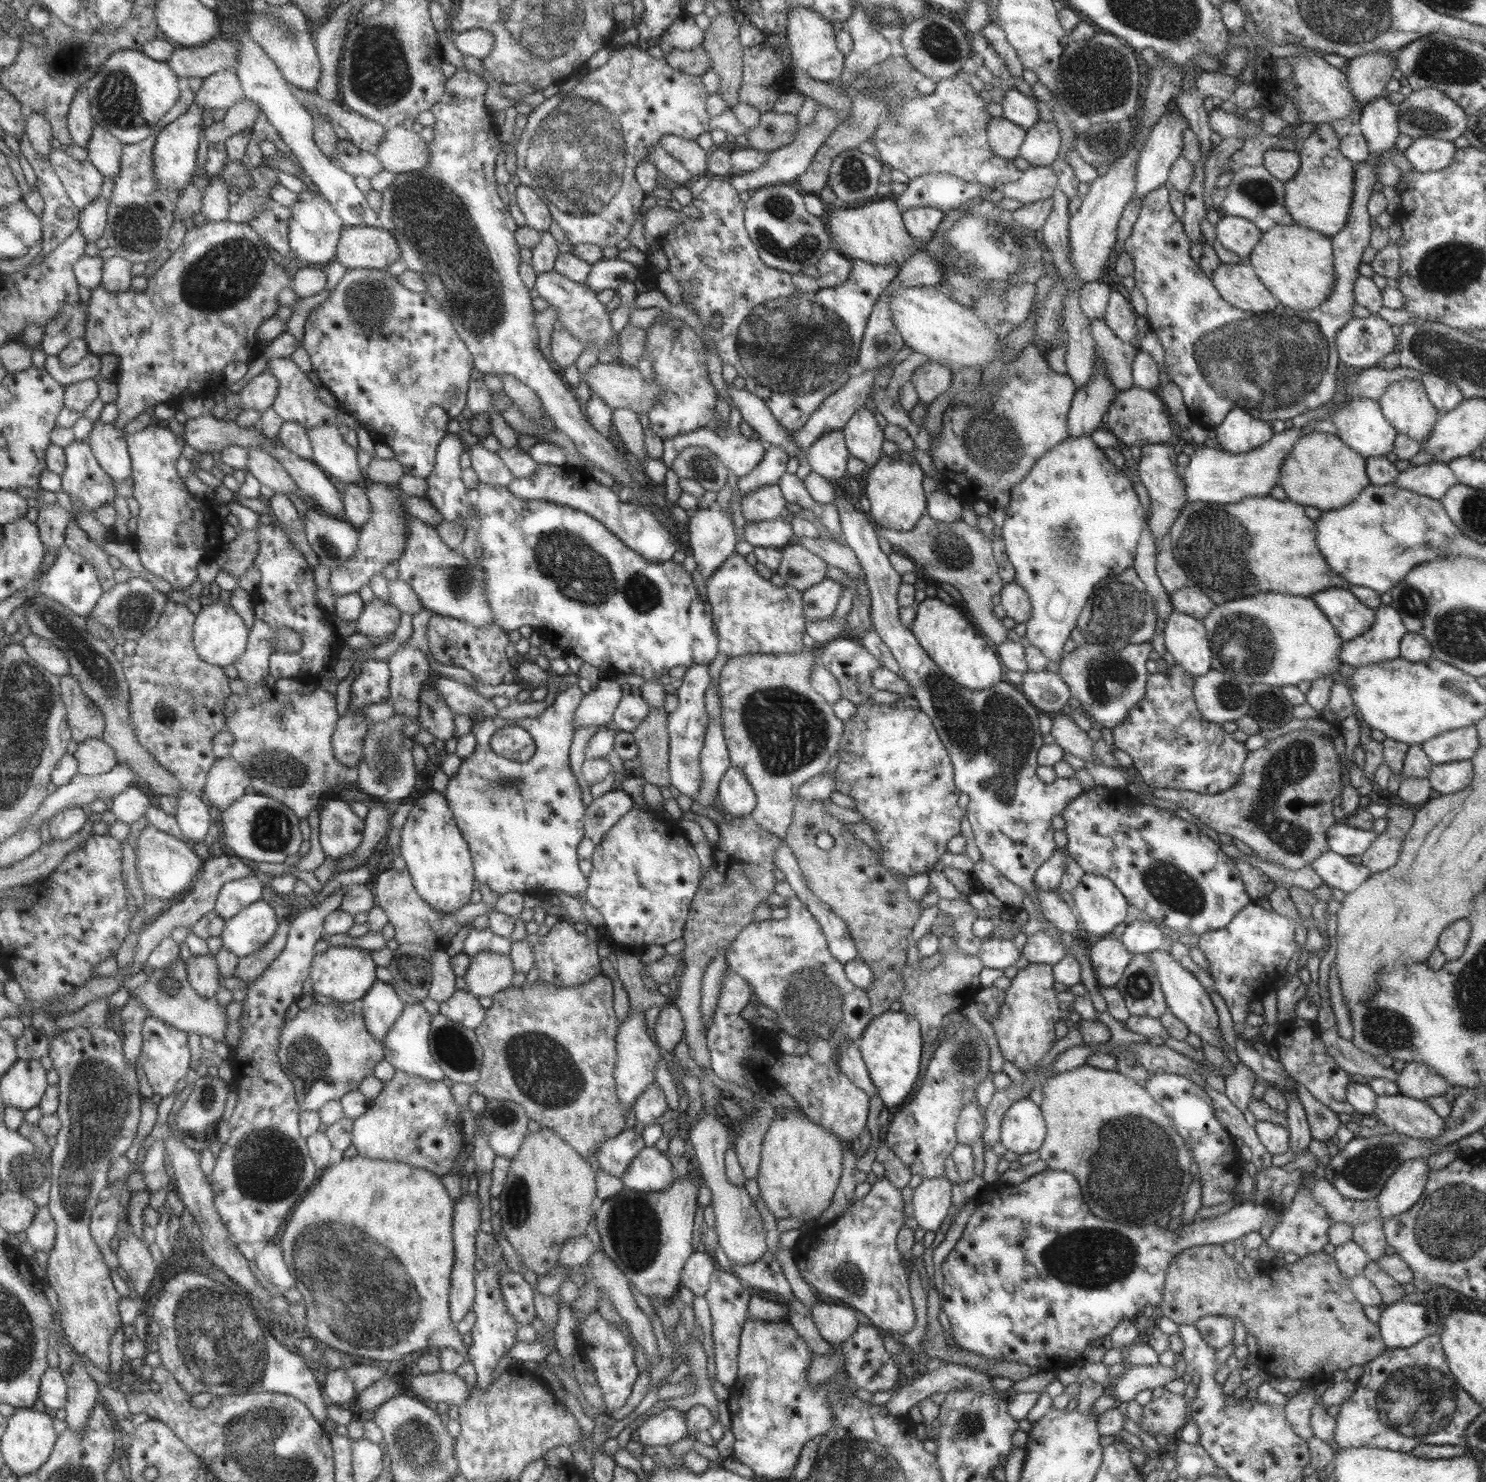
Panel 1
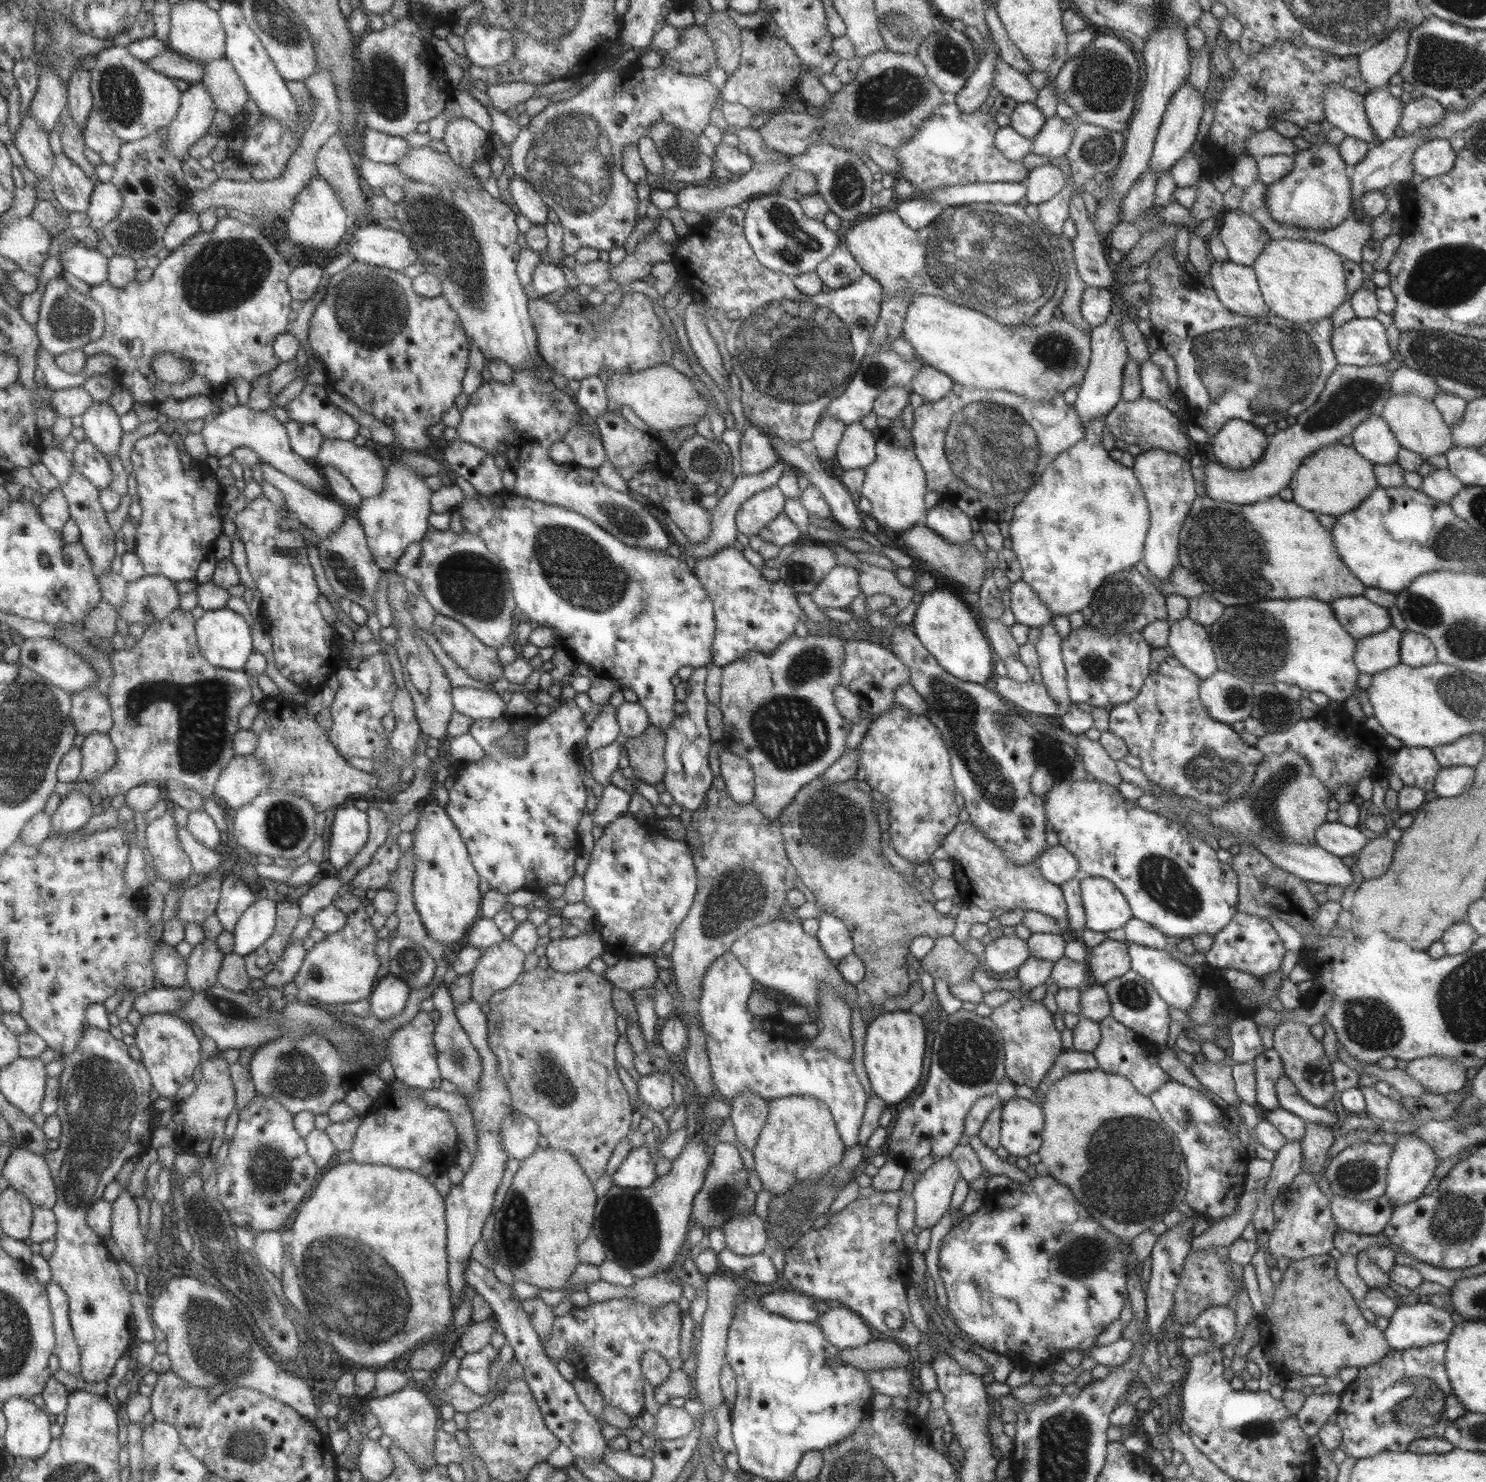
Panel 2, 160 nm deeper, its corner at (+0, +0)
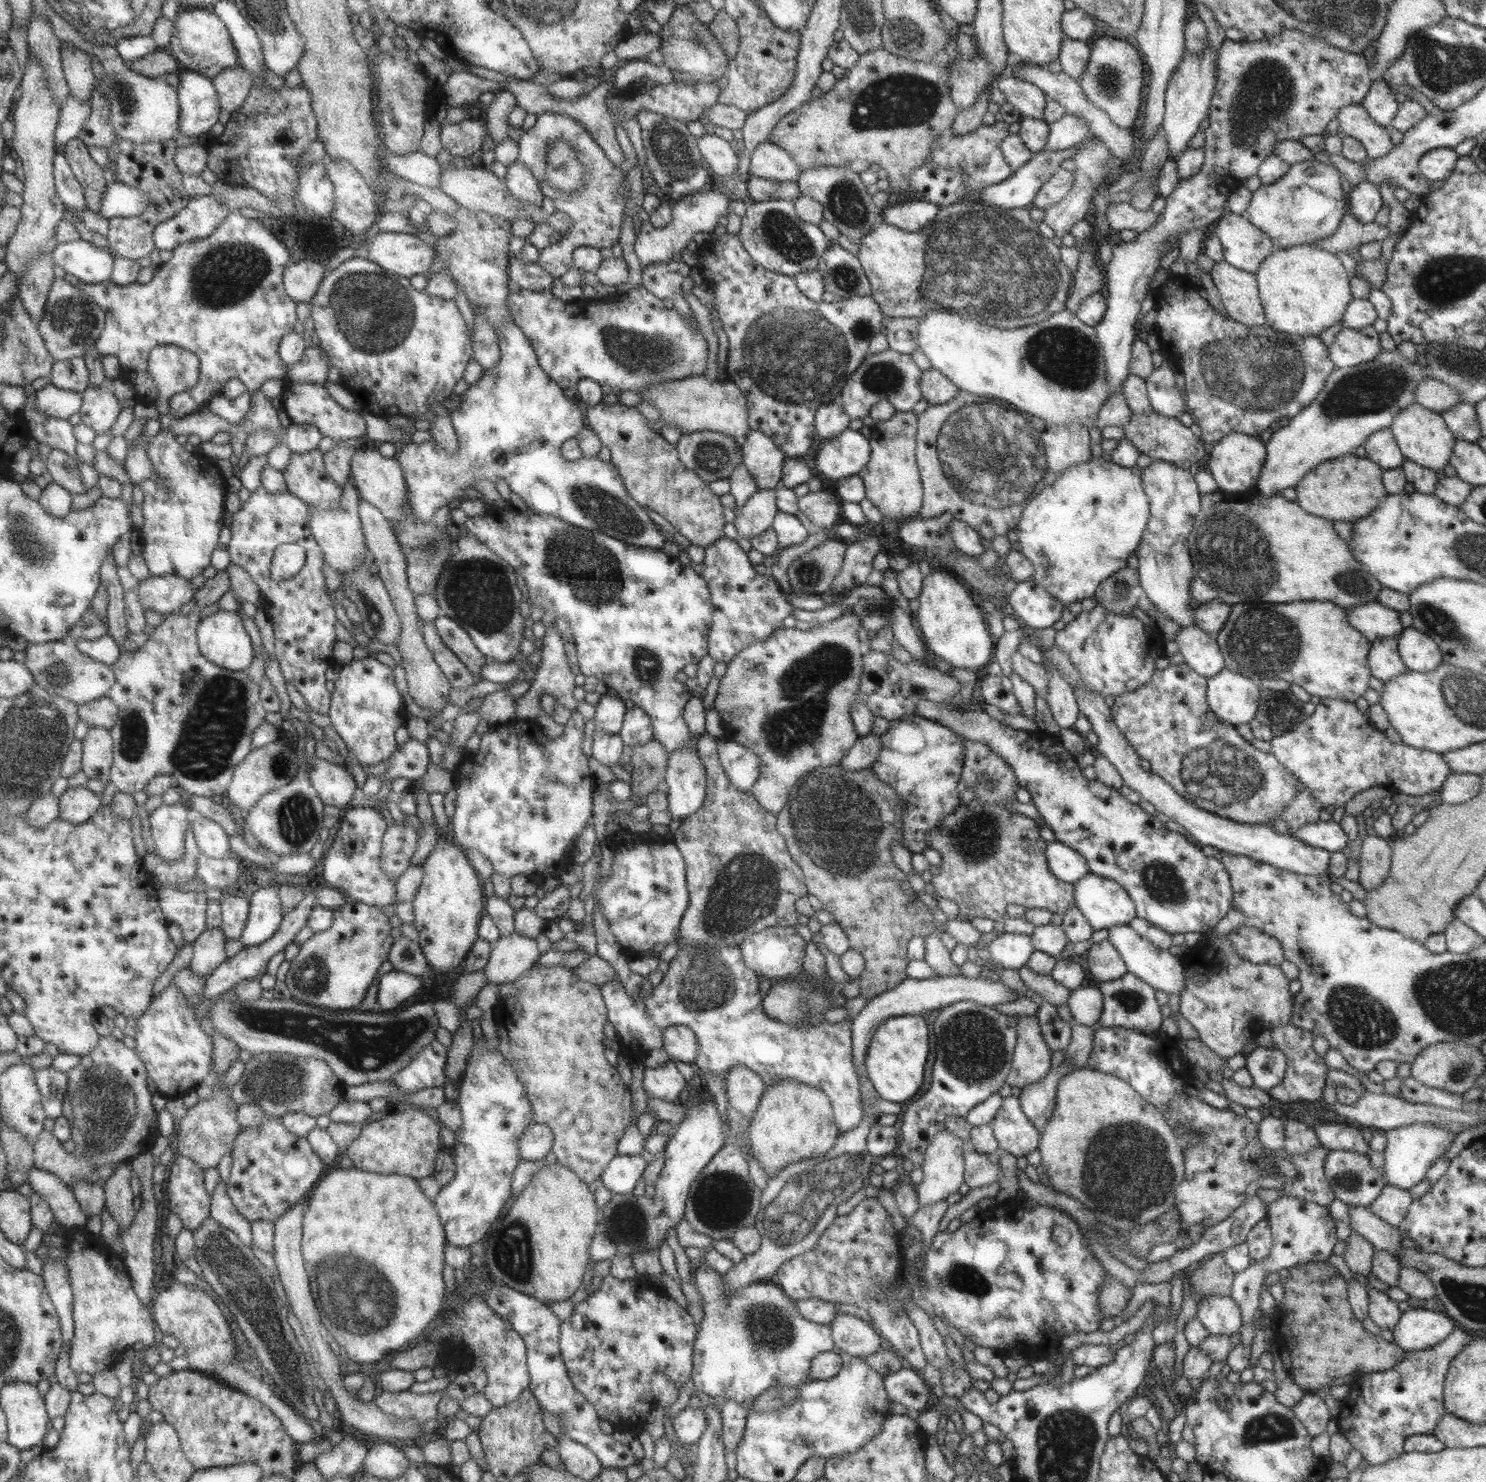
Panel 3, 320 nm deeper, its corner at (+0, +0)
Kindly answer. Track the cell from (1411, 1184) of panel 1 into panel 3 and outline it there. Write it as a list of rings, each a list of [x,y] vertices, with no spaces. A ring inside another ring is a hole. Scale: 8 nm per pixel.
[[[1411,1123],[1386,1130],[1384,1135],[1387,1145],[1383,1150],[1383,1176],[1389,1185],[1407,1190],[1425,1178],[1429,1166],[1450,1148],[1456,1134],[1433,1123]]]

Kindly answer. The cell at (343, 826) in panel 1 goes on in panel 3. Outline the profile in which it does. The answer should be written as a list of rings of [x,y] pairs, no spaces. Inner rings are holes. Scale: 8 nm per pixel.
[[[349,807],[343,814],[339,830],[323,858],[323,880],[338,889],[348,899],[373,907],[391,906],[396,900],[396,878],[386,877],[380,865],[382,836],[387,824],[379,810],[366,807]]]

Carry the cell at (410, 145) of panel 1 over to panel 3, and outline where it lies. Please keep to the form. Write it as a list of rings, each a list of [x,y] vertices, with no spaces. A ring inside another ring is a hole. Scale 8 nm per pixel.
[[[442,165],[442,171],[439,179],[439,189],[446,196],[449,196],[457,206],[464,207],[472,212],[481,211],[481,213],[488,213],[491,216],[497,216],[503,221],[511,224],[511,221],[523,213],[525,219],[529,219],[533,225],[542,224],[545,222],[547,216],[542,211],[542,208],[535,208],[535,206],[527,206],[527,204],[521,204],[519,200],[515,200],[513,196],[510,196],[505,188],[506,184],[503,179],[493,176],[491,171],[485,171],[482,166],[475,168],[465,167],[453,167],[444,168]]]

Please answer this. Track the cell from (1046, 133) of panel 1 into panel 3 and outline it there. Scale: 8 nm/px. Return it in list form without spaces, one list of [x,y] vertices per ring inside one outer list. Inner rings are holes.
[[[1064,113],[1057,122],[1048,123],[1049,130],[1044,149],[1066,149],[1084,140],[1089,133],[1088,122],[1083,117]]]

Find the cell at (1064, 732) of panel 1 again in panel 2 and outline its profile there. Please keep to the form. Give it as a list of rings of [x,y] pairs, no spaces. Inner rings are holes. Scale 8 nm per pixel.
[[[1083,733],[1073,737],[1085,772],[1091,774],[1094,780],[1116,787],[1122,781],[1117,772],[1116,761],[1105,753],[1098,741],[1088,740]]]

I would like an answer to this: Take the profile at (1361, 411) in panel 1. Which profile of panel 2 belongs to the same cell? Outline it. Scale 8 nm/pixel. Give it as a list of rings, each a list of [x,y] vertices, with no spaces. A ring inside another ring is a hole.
[[[1369,415],[1353,427],[1350,436],[1353,448],[1373,465],[1387,465],[1396,462],[1400,449],[1399,443],[1388,424],[1380,416]]]

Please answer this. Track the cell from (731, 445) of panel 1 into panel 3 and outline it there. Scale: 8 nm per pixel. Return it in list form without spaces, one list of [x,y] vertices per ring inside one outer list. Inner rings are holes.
[[[749,430],[744,438],[740,446],[743,467],[759,489],[774,489],[782,478],[786,456],[761,431]]]

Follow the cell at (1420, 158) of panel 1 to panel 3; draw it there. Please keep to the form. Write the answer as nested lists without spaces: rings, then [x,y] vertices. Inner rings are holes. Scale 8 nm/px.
[[[1432,148],[1419,159],[1419,172],[1428,181],[1443,180],[1454,169],[1458,157],[1451,148]]]

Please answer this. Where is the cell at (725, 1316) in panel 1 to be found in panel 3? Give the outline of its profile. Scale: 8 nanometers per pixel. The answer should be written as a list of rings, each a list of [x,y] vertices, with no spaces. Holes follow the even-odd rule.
[[[728,1398],[721,1407],[720,1415],[722,1418],[721,1442],[725,1450],[731,1450],[735,1453],[739,1441],[741,1441],[743,1427],[745,1427],[746,1406]]]

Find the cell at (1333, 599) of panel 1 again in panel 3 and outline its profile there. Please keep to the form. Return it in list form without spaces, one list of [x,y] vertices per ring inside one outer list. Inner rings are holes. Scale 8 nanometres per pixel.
[[[1377,601],[1345,608],[1349,624],[1370,643],[1374,640],[1397,638],[1404,629],[1399,623],[1399,613]]]

